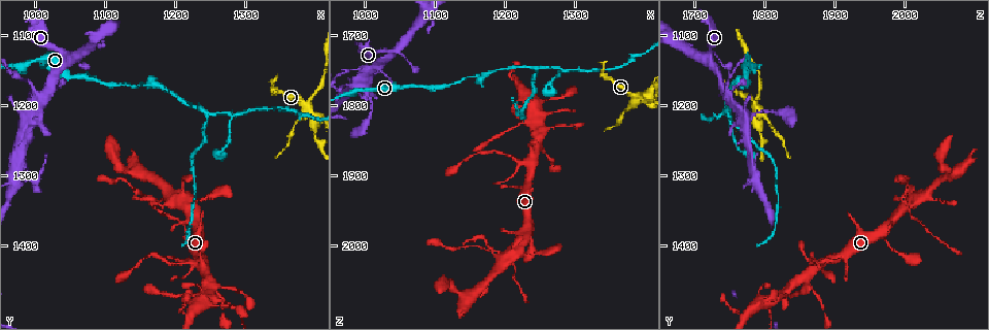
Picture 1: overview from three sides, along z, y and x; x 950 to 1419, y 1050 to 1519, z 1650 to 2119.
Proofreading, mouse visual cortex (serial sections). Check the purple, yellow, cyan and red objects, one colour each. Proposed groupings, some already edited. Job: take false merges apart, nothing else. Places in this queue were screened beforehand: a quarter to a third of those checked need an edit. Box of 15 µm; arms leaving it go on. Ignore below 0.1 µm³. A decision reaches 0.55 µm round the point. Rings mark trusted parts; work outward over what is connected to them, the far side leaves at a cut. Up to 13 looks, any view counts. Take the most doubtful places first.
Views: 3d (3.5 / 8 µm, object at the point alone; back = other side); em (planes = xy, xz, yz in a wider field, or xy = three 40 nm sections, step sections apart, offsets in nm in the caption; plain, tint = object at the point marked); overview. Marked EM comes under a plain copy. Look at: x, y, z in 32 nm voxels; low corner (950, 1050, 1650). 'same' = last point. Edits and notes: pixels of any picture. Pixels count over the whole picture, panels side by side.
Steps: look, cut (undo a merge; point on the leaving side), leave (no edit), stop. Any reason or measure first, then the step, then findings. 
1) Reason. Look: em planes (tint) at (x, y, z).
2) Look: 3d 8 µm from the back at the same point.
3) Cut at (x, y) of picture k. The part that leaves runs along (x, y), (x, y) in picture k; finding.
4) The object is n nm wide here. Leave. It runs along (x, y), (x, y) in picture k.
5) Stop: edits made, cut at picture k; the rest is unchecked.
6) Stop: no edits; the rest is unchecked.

Three arms meet. Look: 3d 3.5 µm at (1280, 1210, 1750).

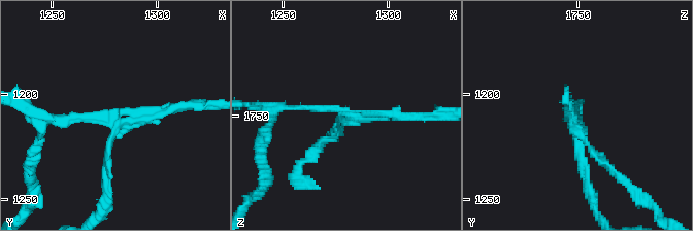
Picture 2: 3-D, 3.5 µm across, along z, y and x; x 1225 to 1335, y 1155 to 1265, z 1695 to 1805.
3 arms meet here; the arms are 100, 100, 150 nm wide. Look: em xy step 3 (tint) at (1280, 1215, 1747).

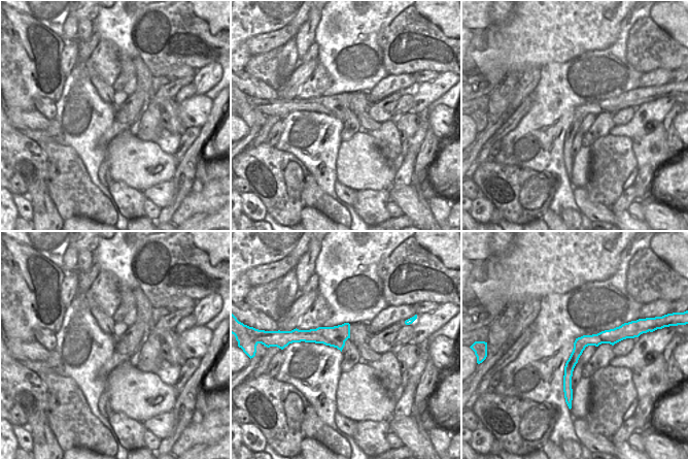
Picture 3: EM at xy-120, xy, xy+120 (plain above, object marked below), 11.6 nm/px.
Another direction. Look: em xy step 1 (tint) at the same point.

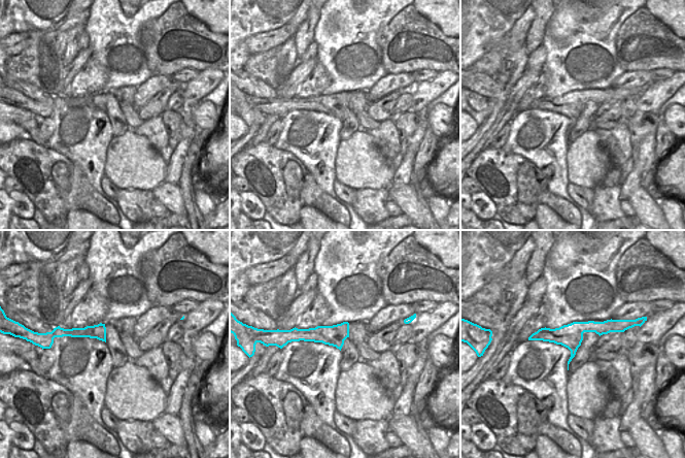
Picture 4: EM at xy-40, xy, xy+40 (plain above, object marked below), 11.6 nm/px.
The object is 240 nm wide here. Leave. It runs along (617, 329), (533, 337) in picture 4; continuous, no second cell.

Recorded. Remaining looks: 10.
Three arms meet. Look: 3d 3.5 µm at (1200, 1340, 2015).

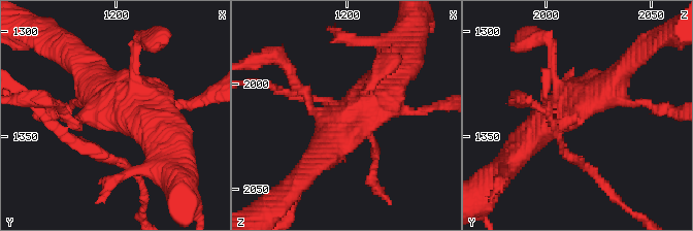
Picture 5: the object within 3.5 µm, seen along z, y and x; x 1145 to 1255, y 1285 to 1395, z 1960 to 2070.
Look: em xy step 5 (tint) at (1196, 1337, 2014).

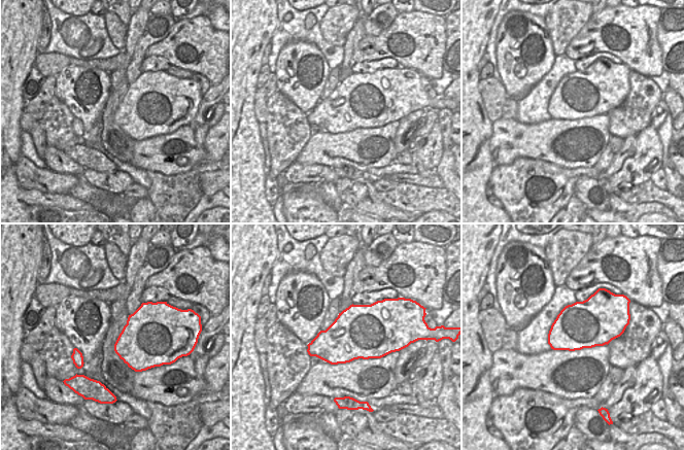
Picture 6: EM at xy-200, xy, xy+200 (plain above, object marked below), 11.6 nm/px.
Cut at (98, 156) of picture 5. The part that leaves runs along (310, 108), (286, 64), (260, 58) in picture 5; a second cell is stuck on.

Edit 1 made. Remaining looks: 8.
Look: overview.

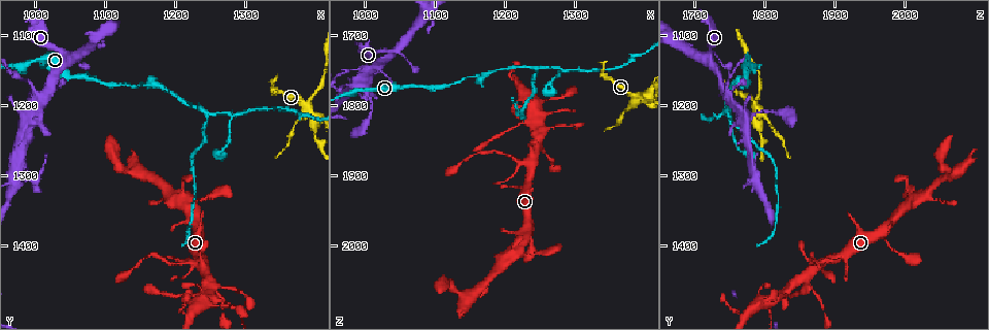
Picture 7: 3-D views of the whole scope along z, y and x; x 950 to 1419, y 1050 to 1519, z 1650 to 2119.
Three-way junction. Look: 3d 8 µm at (1015, 1190, 1750).

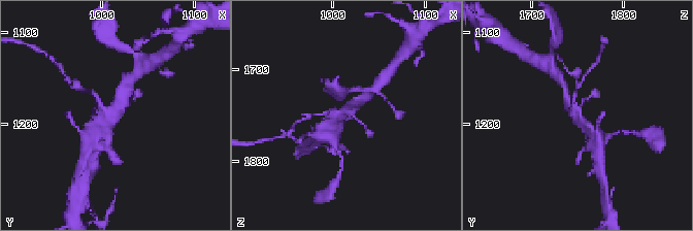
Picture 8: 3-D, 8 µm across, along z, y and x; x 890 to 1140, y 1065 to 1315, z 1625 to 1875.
Look: 3d 3.5 µm at (1016, 1190, 1748).

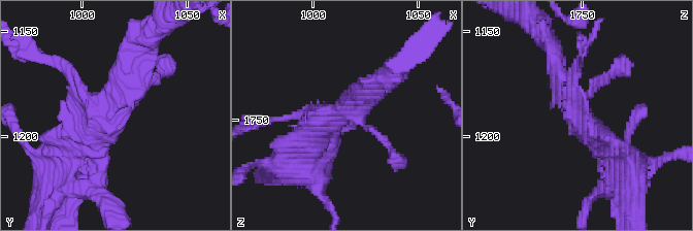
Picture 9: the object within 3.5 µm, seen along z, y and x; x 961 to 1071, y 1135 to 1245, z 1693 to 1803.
Leave. It runs along (554, 56), (574, 112), (617, 154) in picture 9; all the same cell.

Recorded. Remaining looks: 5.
Calibre changes. Look: 3d 3.5 µm at (1390, 1200, 1785).

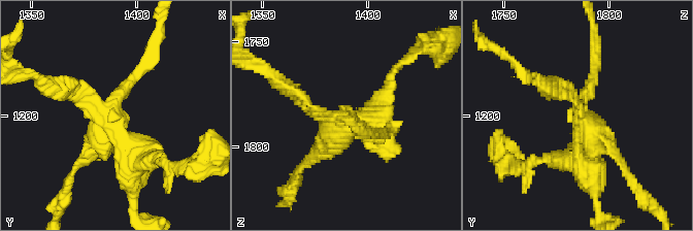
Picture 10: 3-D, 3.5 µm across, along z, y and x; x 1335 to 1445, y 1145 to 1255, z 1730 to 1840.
Need the tissue. Look: em xy step 2 (tint) at (1387, 1202, 1789).

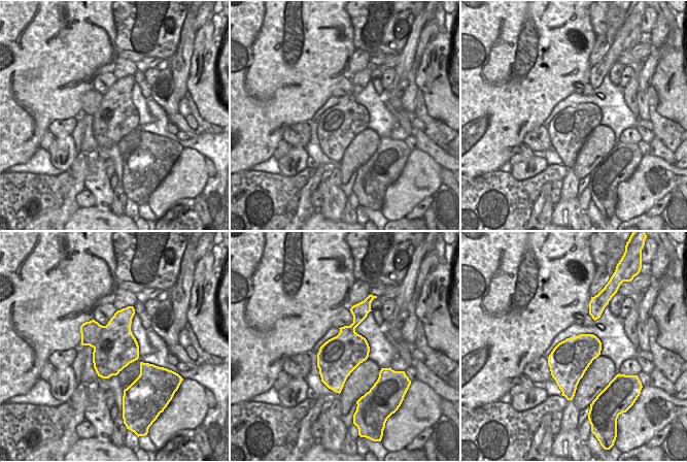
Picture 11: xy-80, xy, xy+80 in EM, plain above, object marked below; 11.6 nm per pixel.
Cut at (87, 157) of picture 10. A second cell is stuck on.

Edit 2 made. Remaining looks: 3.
See it whole again. Look: overview.

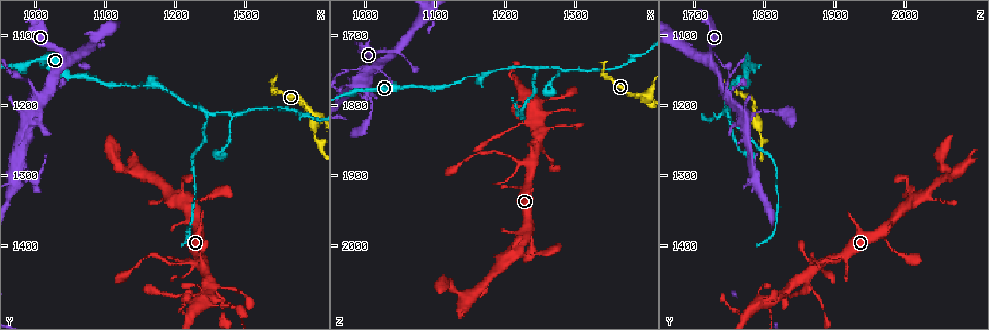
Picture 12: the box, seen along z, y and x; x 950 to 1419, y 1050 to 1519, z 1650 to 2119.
A narrow waist. Look: 3d 3.5 µm at (1345, 1205, 1750).

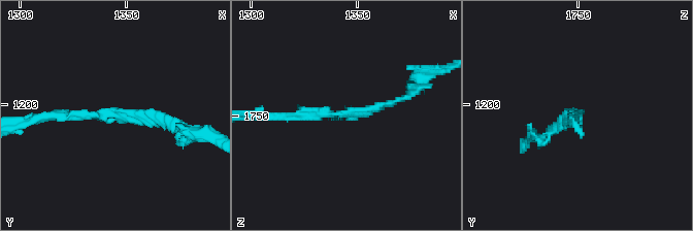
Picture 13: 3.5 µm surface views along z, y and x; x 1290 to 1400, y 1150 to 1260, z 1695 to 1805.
The arms are 150, 150 nm wide. Look: em xy step 2 (tint) at (1343, 1204, 1750).

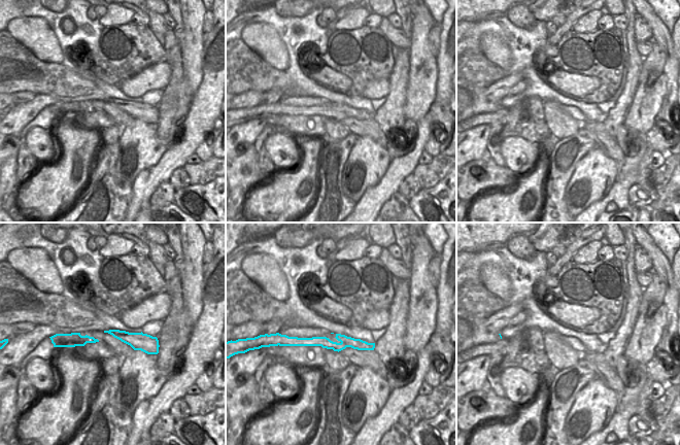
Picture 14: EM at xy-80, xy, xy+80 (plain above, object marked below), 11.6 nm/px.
Leave. It runs along (297, 343), (372, 345) in picture 14; all the same cell.

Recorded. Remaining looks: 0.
Stop: edits made, cut at picture 5, cut at picture 10; the rest is unchecked.

